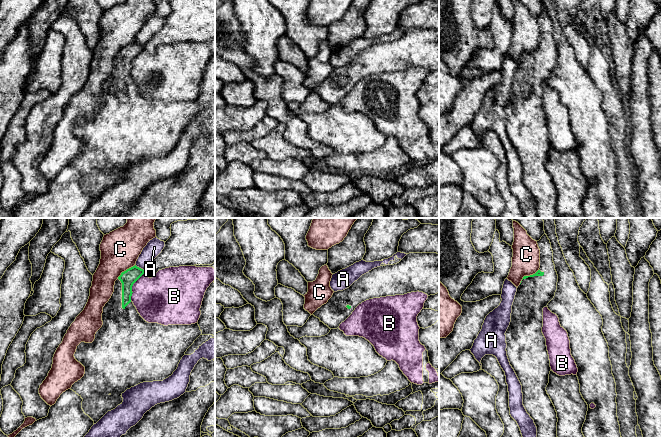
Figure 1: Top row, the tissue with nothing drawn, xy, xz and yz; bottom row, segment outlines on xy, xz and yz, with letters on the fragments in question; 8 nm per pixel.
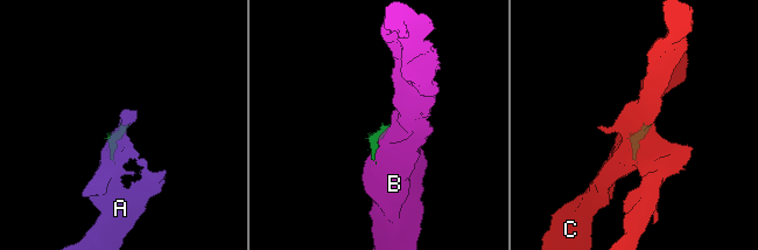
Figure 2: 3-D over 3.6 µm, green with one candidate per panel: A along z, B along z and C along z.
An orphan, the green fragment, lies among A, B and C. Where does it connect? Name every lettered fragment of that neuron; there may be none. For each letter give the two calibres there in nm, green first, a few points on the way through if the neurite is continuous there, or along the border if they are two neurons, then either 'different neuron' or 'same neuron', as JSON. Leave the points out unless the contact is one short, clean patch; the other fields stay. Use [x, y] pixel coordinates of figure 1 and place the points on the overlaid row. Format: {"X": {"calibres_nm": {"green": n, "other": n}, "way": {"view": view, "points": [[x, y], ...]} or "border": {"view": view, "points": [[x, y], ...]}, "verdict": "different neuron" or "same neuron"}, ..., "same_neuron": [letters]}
{"A": {"calibres_nm": {"green": 120, "other": 140}, "border": {"view": "xy", "points": [[135, 264], [143, 270]]}, "verdict": "different neuron"}, "B": {"calibres_nm": {"green": 120, "other": 380}, "border": {"view": "xy", "points": [[143, 273], [132, 286], [130, 300]]}, "verdict": "different neuron"}, "C": {"calibres_nm": {"green": 50, "other": 220}, "border": {"view": "yz", "points": [[538, 269], [532, 274], [525, 275], [519, 283]]}, "verdict": "different neuron"}, "same_neuron": []}

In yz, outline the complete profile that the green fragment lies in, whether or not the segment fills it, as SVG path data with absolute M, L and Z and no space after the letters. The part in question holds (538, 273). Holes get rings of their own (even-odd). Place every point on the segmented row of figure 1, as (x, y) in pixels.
M544 234L537 241L540 249L540 268L530 276L524 276L517 288L512 305L511 322L505 333L507 356L521 385L523 405L534 420L537 427L537 437L557 437L557 412L547 394L551 371L546 339L542 333L543 308L554 298L557 290L558 275L553 262L553 251L550 240Z

